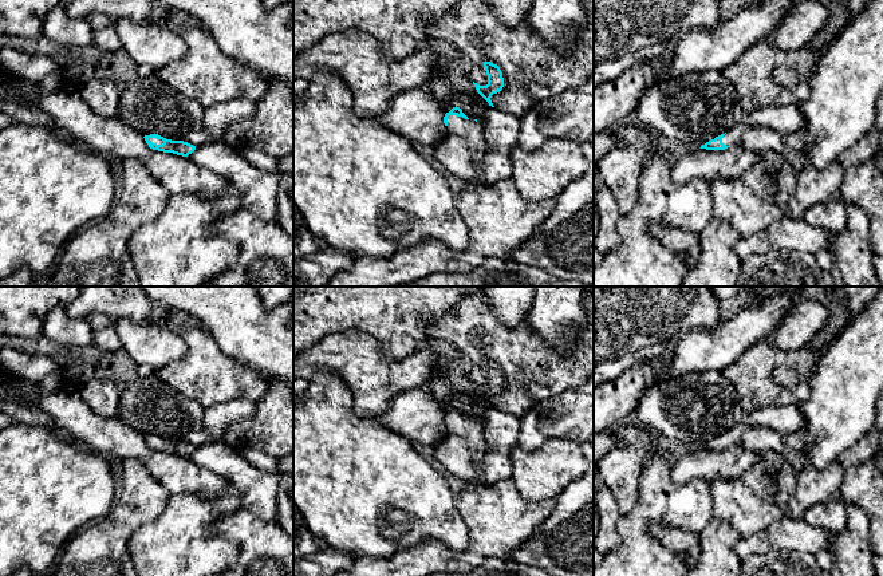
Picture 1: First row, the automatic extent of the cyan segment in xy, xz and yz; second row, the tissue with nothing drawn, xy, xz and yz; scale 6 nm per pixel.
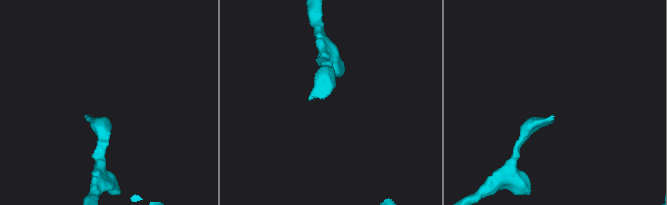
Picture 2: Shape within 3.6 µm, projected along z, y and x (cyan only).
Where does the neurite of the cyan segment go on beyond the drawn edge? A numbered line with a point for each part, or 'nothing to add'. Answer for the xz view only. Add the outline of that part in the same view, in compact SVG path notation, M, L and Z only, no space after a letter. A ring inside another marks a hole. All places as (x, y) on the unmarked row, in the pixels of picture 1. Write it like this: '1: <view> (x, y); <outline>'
1: xz (469, 429); M449 415L446 427L449 433L460 435L468 441L469 446L474 451L474 465L480 467L486 450L481 422Z

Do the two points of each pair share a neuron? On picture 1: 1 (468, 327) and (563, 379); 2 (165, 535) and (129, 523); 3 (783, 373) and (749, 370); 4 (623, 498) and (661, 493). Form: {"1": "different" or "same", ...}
{"1": "same", "2": "different", "3": "different", "4": "different"}

